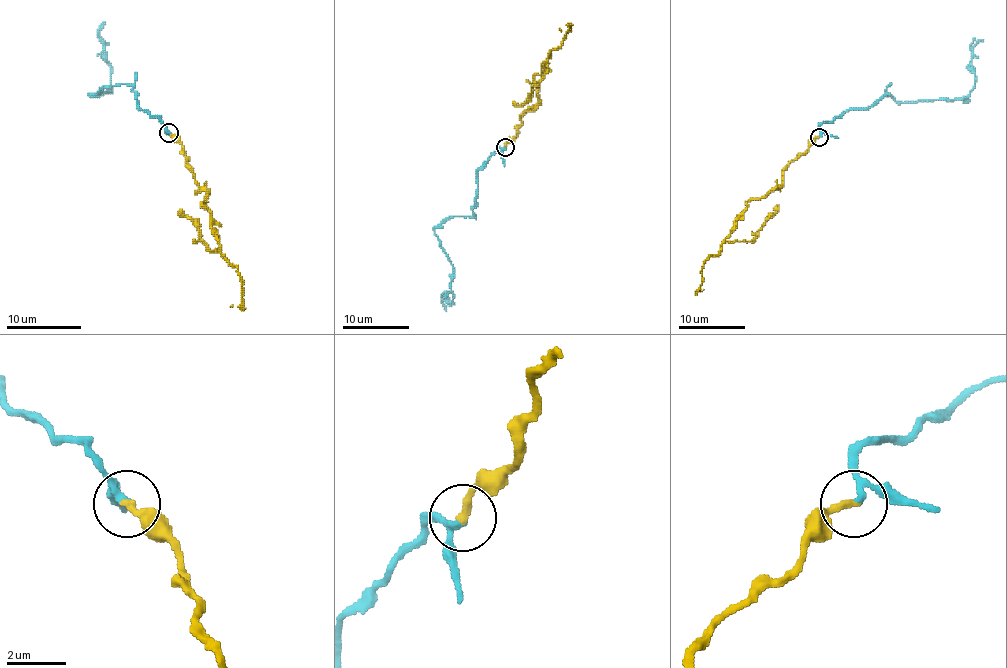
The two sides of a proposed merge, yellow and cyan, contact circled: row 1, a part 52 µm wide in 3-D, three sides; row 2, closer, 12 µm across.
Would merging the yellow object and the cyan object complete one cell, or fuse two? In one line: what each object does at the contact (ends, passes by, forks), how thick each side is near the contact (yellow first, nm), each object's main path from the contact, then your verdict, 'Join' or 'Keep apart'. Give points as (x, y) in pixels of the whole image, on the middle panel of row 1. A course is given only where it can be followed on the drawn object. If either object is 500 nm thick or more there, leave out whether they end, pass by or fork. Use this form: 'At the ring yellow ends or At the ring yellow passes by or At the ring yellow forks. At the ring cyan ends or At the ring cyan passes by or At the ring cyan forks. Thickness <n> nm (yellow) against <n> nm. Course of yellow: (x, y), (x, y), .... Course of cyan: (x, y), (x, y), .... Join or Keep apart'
At the ring yellow ends. At the ring cyan passes by. Thickness 240 nm (yellow) against 180 nm. Course of yellow: (504, 148), (537, 101), (534, 76), (542, 71), (549, 53), (547, 71), (522, 103), (512, 103). Course of cyan: (504, 148), (478, 171), (471, 216), (446, 218), (434, 229), (453, 266), (446, 311). Keep apart

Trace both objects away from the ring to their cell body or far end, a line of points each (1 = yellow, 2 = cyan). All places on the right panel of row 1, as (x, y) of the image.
1: (820, 136), (783, 171), (783, 183), (748, 201), (743, 214), (725, 239), (750, 241), (775, 213), (775, 206)
2: (820, 136), (820, 126), (888, 95), (901, 103), (966, 96), (975, 85), (973, 48), (983, 40)

